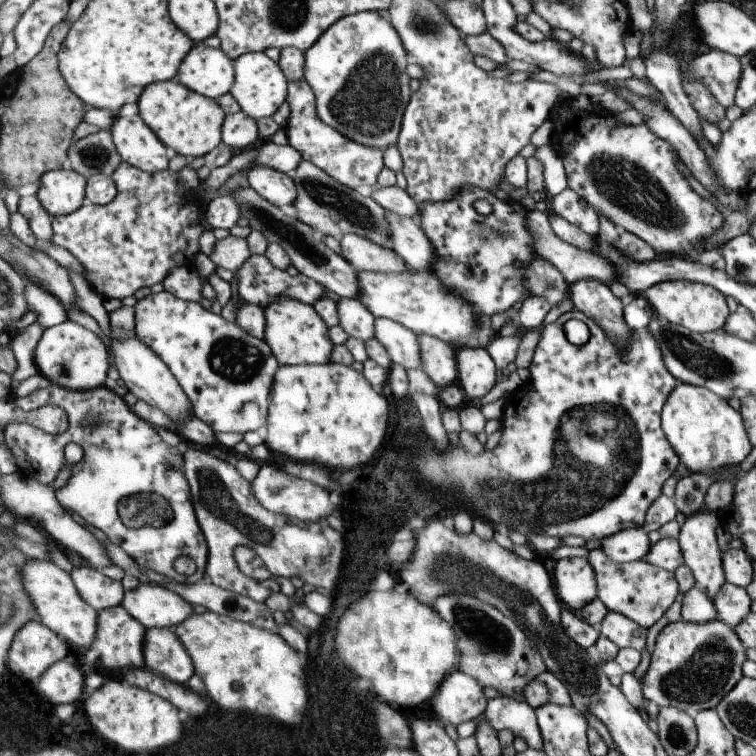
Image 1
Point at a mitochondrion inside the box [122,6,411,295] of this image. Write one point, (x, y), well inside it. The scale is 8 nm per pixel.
(367, 104)

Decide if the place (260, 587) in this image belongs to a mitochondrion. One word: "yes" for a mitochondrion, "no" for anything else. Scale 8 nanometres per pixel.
no

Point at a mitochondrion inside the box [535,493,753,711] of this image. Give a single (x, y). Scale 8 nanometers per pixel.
(703, 675)

